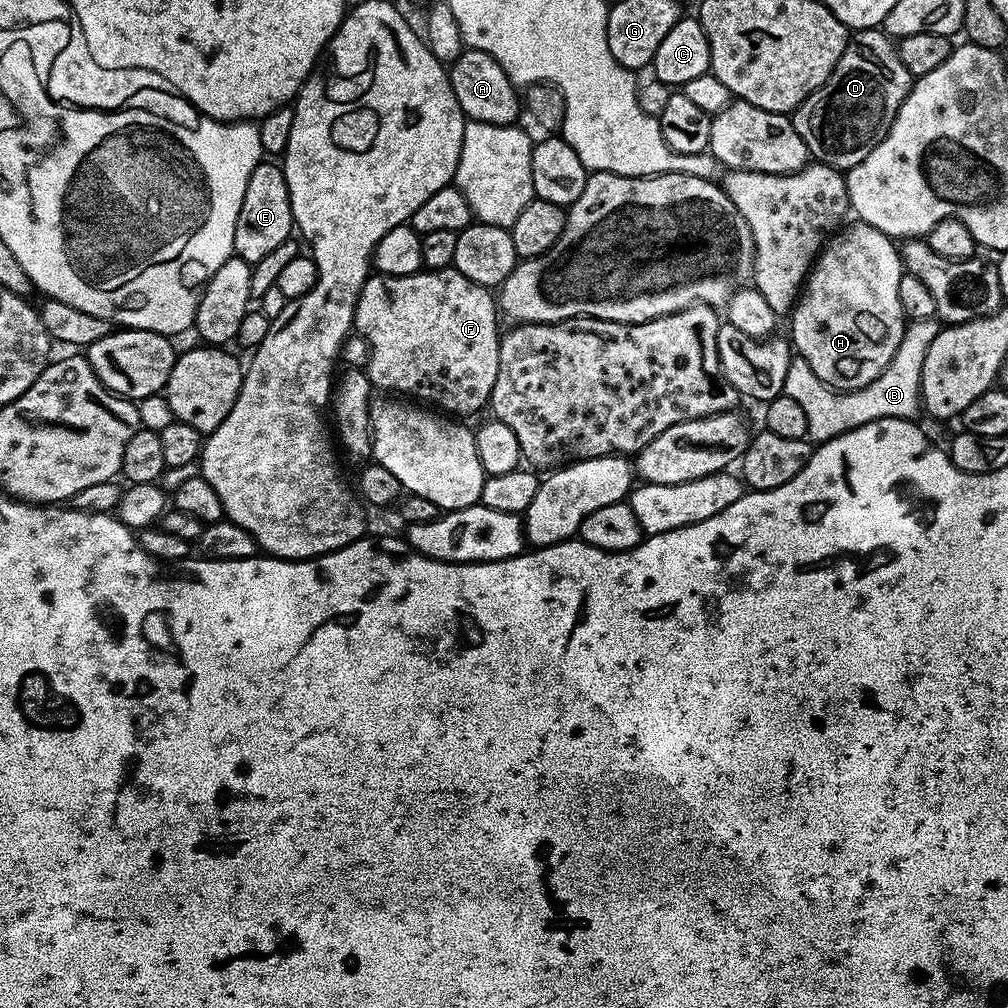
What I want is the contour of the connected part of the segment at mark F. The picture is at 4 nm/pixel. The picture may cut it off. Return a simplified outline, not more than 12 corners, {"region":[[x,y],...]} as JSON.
{"region":[[457,268],[372,274],[354,328],[384,394],[468,418],[498,300]]}

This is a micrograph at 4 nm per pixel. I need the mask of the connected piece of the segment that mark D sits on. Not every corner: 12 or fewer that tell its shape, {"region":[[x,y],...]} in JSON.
{"region":[[862,28],[790,119],[813,161],[847,170],[886,138],[913,83]]}

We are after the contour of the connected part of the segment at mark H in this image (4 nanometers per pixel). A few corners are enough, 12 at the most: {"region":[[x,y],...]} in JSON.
{"region":[[863,222],[820,250],[790,313],[823,384],[852,392],[906,335],[902,256]]}

